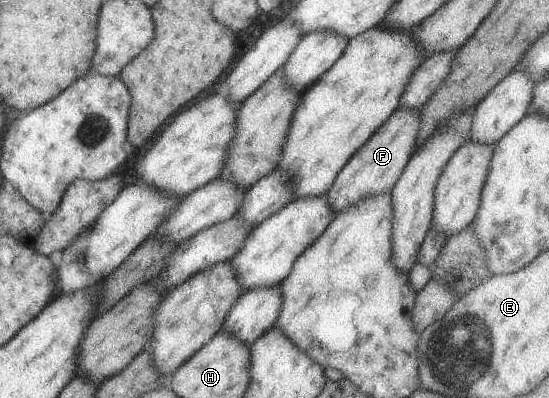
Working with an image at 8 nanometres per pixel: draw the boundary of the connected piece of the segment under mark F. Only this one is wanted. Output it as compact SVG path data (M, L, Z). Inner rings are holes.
M399 107L384 124L366 141L339 170L334 184L328 192L335 216L368 195L391 192L410 157L417 149L418 135L421 134L421 112L410 107Z

